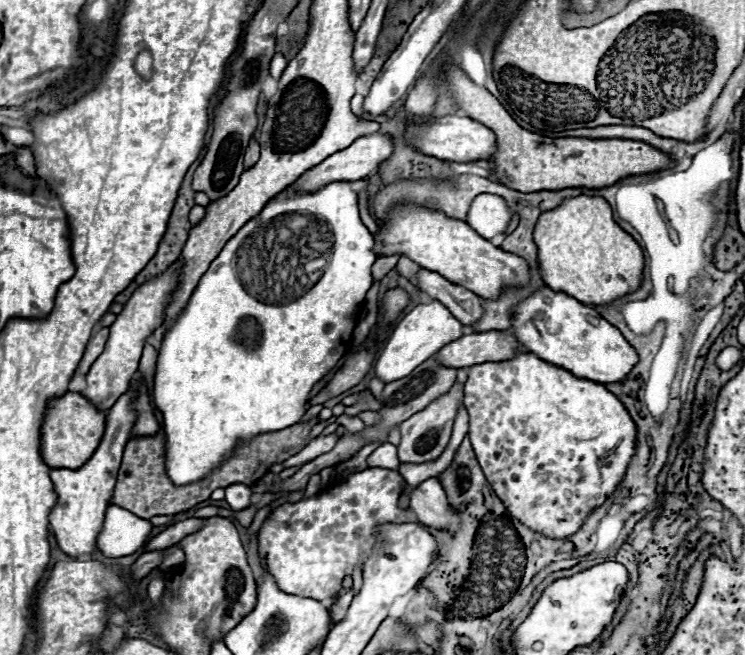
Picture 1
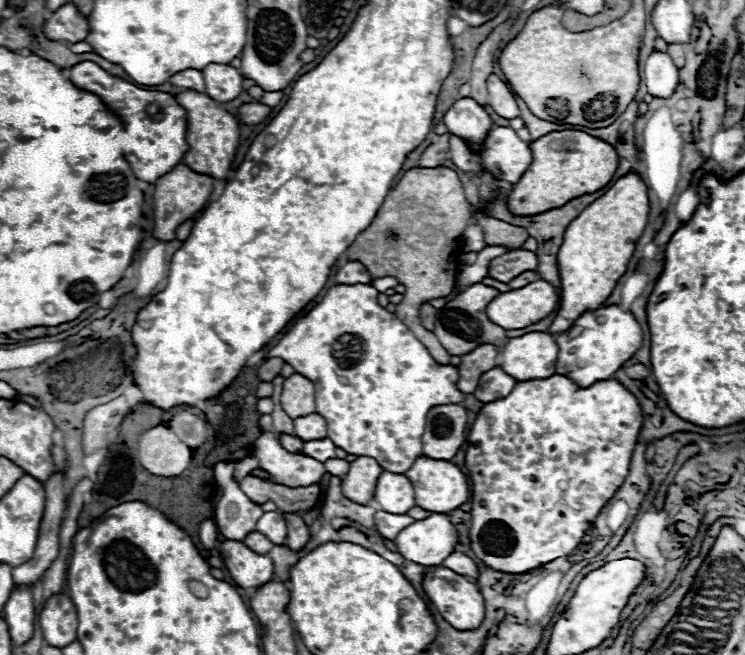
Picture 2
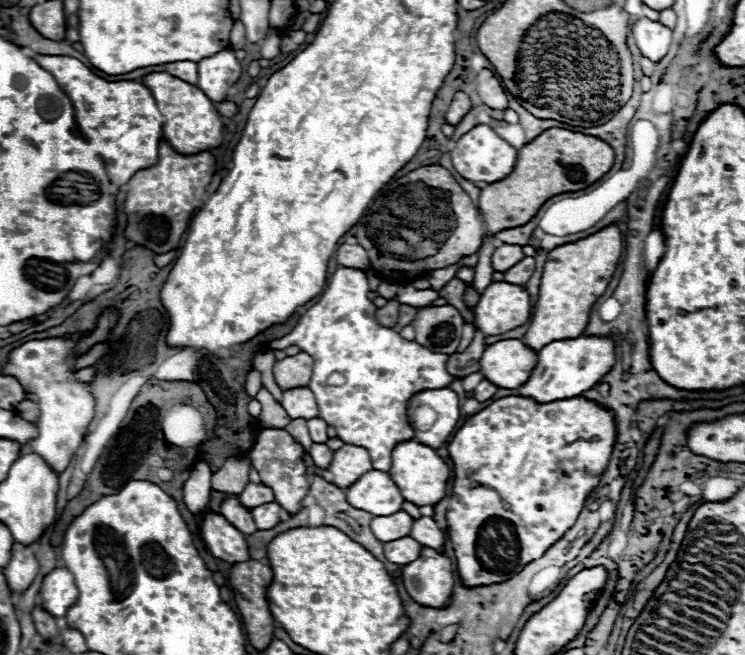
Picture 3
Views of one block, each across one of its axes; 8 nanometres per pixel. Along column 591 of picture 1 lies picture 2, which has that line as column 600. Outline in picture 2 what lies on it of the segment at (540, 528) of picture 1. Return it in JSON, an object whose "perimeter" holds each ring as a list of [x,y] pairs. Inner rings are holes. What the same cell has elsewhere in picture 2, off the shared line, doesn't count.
{"perimeter":[[[550,376],[542,380],[528,380],[528,382],[518,382],[512,392],[500,400],[484,404],[484,408],[478,412],[478,418],[466,438],[466,468],[470,470],[470,484],[472,484],[472,526],[470,526],[470,540],[472,540],[472,550],[476,558],[484,560],[490,568],[496,568],[500,572],[508,574],[522,574],[534,568],[540,568],[560,556],[572,554],[582,538],[586,536],[586,530],[594,524],[598,518],[600,510],[608,504],[608,500],[618,492],[618,488],[624,484],[624,478],[628,476],[630,470],[630,460],[638,442],[638,434],[642,428],[642,408],[632,392],[628,392],[618,380],[608,378],[594,382],[588,388],[578,386],[574,380],[566,376]]]}

